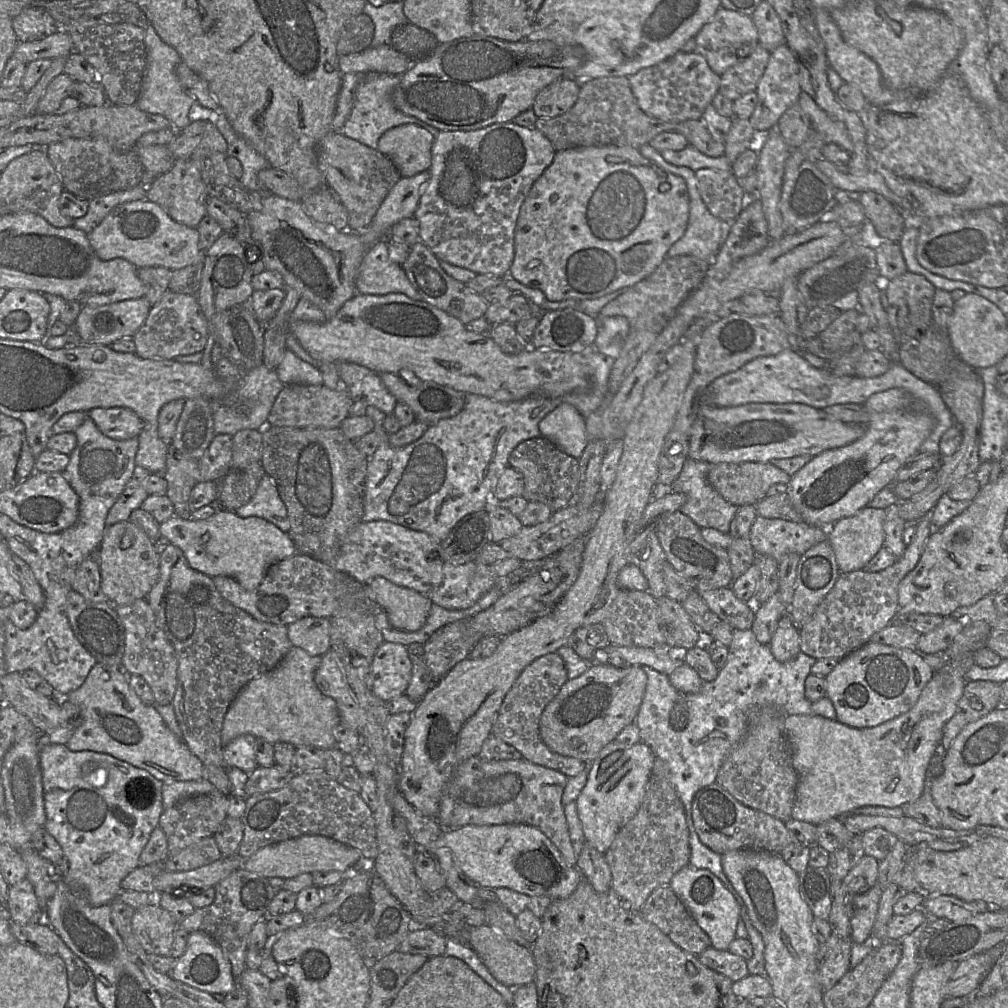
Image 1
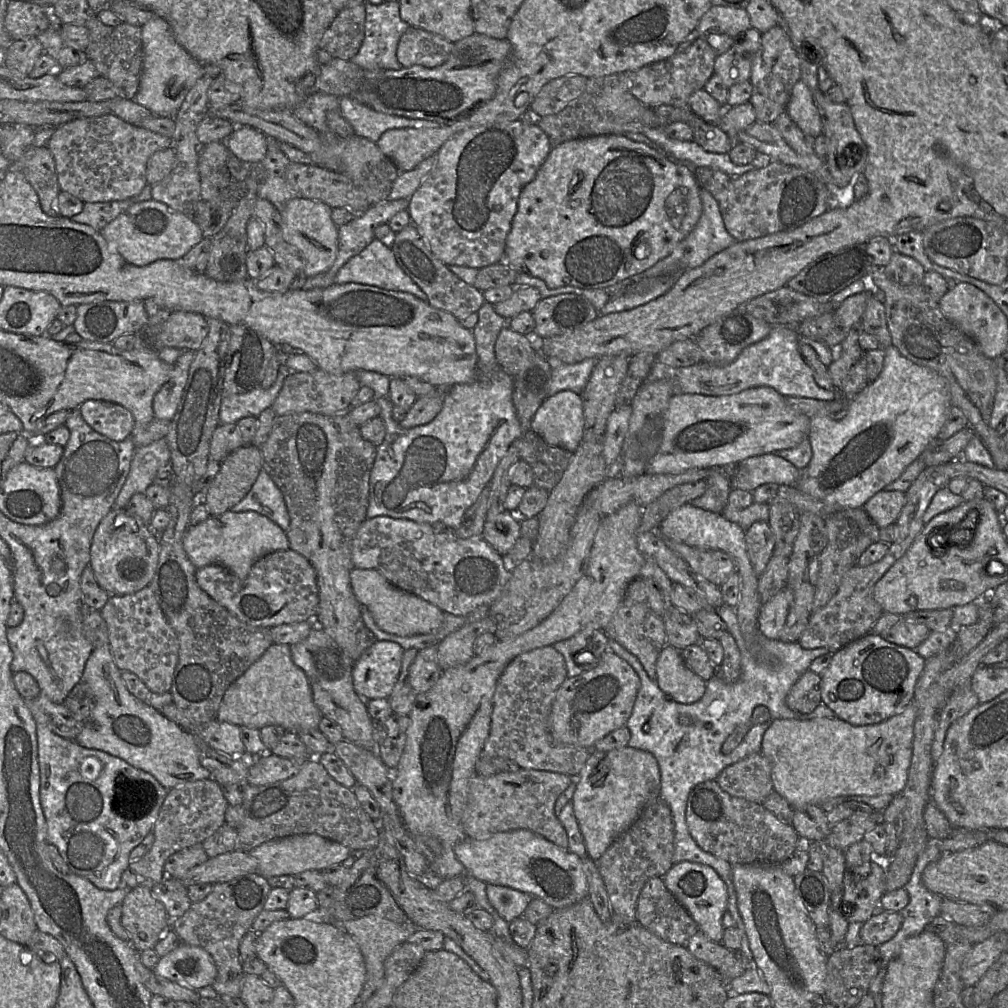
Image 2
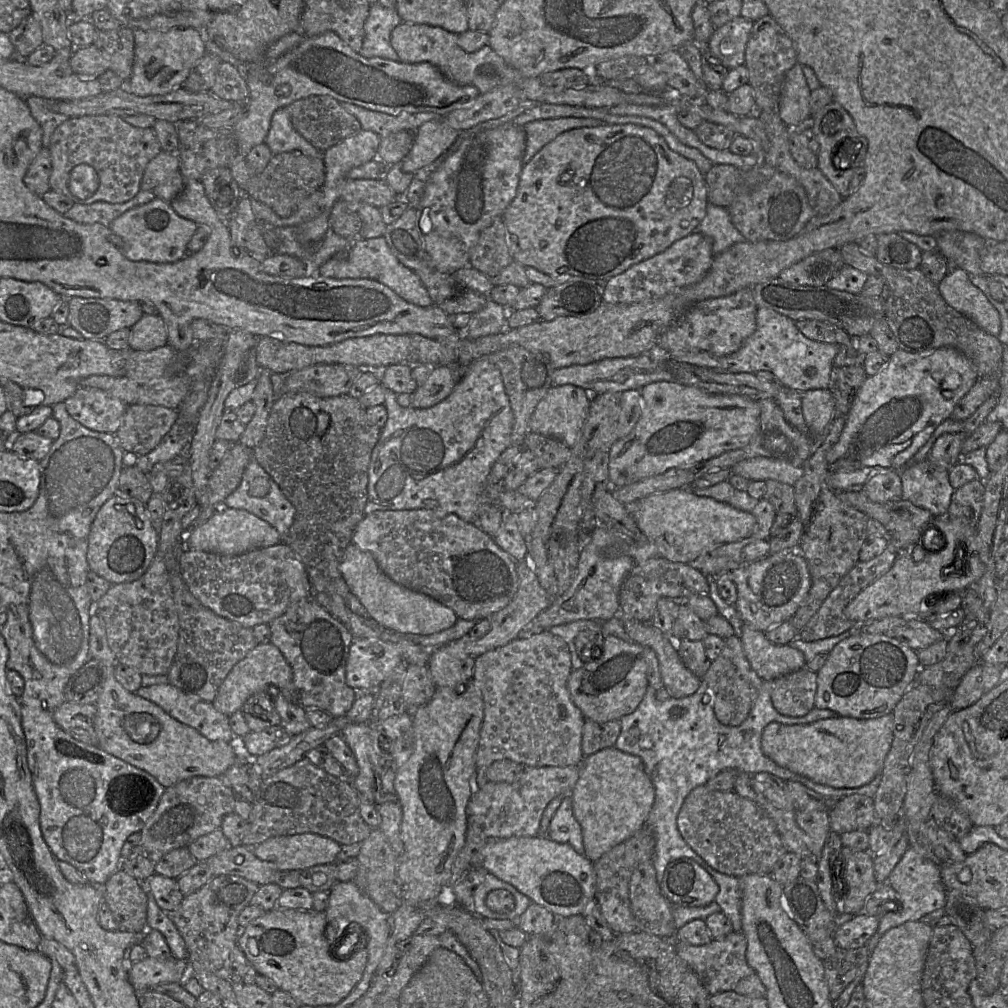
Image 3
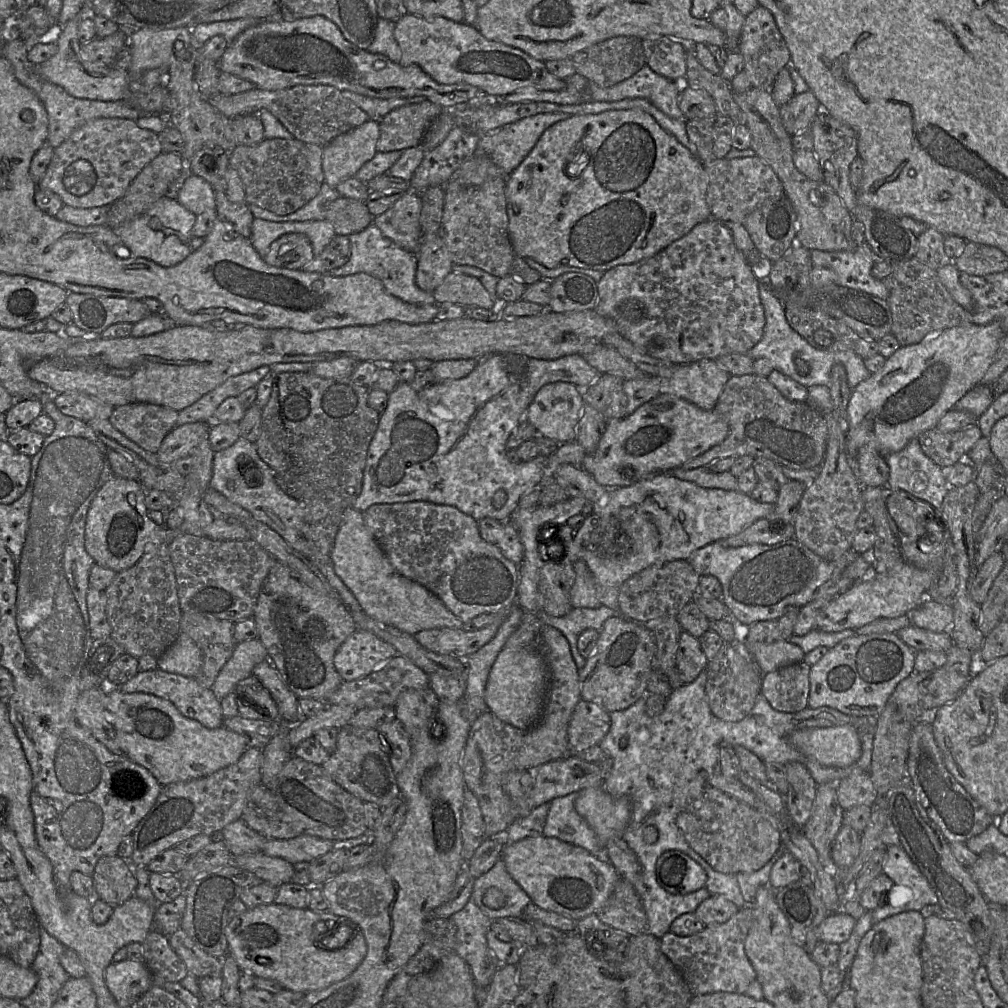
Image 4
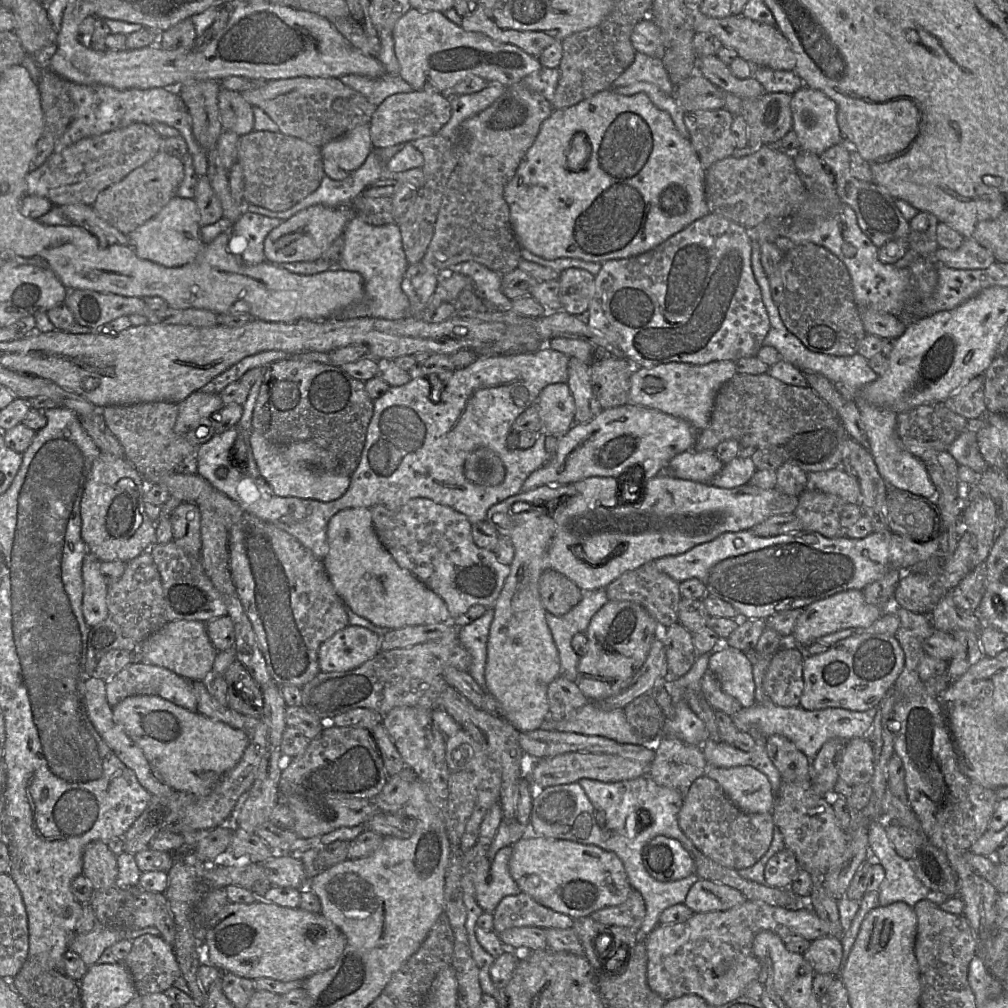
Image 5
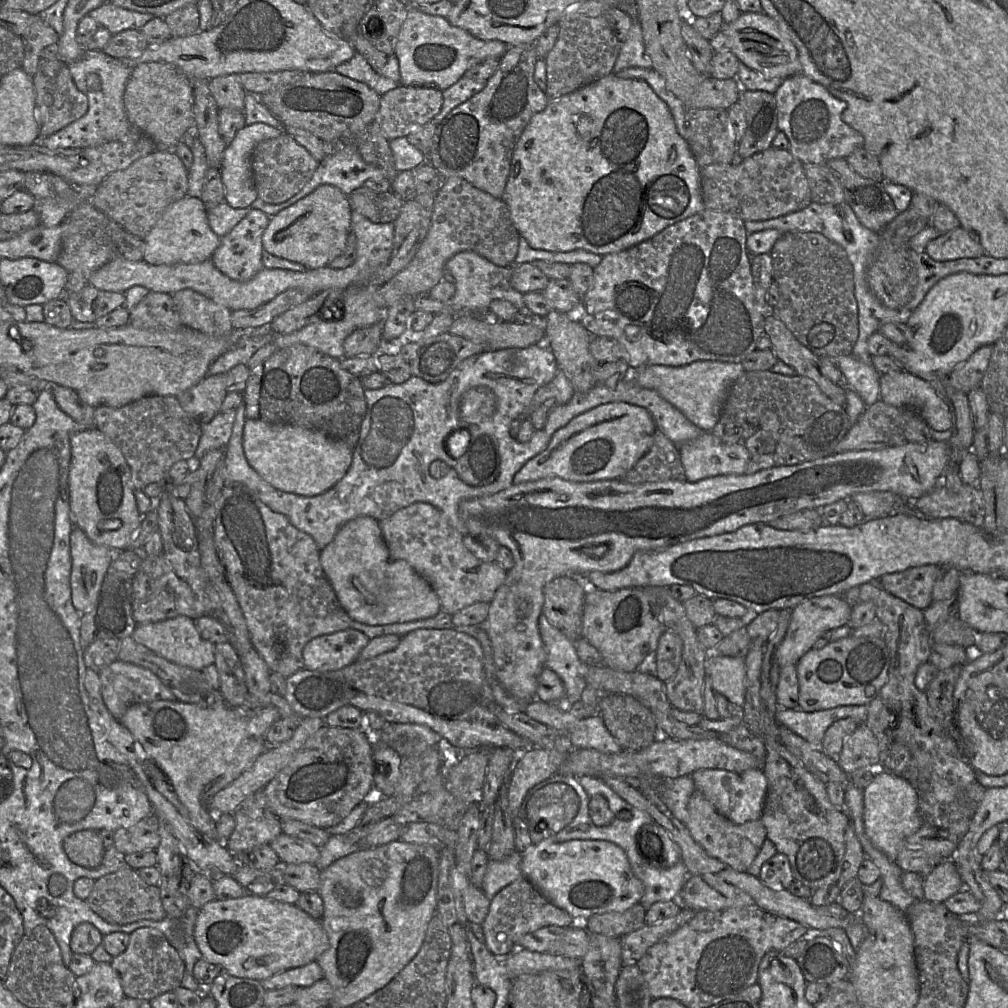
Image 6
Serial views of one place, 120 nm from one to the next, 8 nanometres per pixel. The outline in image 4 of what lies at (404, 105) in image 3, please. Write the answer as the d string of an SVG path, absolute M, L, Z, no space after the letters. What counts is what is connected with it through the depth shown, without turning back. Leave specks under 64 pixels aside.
M312 16L294 21L279 18L263 20L247 28L227 45L217 61L220 72L226 72L248 80L255 88L280 90L296 85L329 85L340 91L351 91L381 99L423 97L444 109L476 99L478 88L470 84L439 84L418 65L402 67L382 54L372 54L347 41L332 21L323 16Z

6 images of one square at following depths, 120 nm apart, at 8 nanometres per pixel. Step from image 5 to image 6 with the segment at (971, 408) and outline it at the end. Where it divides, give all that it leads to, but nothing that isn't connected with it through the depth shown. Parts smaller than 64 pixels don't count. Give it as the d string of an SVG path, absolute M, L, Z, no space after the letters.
M983 345L967 360L957 364L947 376L947 383L965 394L981 387L981 381L993 352L993 345Z

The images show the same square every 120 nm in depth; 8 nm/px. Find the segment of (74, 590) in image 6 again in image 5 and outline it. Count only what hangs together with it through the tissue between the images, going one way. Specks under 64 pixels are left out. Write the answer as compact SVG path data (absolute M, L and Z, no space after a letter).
M88 553L82 564L83 600L82 611L90 629L109 617L107 608L108 585L100 571L101 561Z

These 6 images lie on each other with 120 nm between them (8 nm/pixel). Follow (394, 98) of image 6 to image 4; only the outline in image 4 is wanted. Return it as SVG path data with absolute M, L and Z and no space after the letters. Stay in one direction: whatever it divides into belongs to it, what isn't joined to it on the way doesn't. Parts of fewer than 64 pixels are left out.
M429 100L392 110L379 122L377 151L404 151L420 145L430 125L443 110Z

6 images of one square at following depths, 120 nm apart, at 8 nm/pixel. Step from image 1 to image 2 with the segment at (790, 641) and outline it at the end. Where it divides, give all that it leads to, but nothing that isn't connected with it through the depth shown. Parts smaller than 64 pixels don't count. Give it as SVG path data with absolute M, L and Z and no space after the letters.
M786 586L769 601L761 605L758 623L760 631L767 638L771 640L779 639L779 635L786 624L793 601L794 594L790 587Z

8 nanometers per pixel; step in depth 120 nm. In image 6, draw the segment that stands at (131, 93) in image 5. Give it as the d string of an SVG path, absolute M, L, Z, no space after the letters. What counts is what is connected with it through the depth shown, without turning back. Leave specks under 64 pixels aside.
M86 50L76 61L67 64L76 88L88 100L87 112L58 132L39 138L41 145L49 149L97 147L122 138L130 129L124 93L132 68L125 60L107 55L102 50Z

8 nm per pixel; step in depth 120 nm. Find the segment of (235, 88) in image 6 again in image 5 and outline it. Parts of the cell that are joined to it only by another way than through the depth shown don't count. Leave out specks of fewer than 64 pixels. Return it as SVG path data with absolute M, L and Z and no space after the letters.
M221 87L218 94L220 118L224 130L244 136L254 130L252 106L240 92Z

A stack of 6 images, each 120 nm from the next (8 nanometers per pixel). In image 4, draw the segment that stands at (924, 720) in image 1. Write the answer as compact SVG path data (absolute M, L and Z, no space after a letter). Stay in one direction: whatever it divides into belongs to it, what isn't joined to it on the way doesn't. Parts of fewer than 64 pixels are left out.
M848 724L796 730L789 736L789 743L804 756L826 767L852 767L862 755L860 734Z

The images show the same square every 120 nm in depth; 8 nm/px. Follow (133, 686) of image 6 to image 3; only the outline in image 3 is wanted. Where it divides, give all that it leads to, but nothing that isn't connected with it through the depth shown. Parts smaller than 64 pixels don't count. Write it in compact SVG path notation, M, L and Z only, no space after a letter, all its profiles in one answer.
M169 683L142 686L135 694L156 704L177 721L196 729L208 740L231 743L234 737L240 737L234 735L229 725L229 717L217 711L212 702L206 702L195 695L186 694Z

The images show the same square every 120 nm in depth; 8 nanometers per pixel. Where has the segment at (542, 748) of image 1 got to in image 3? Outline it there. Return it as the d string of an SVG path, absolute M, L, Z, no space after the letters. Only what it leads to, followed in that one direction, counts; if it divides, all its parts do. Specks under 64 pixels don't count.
M549 630L532 635L528 638L517 638L507 645L475 658L474 671L471 681L480 690L484 708L484 717L480 730L480 740L476 753L475 790L480 789L487 784L488 778L486 777L486 771L493 762L499 760L510 760L519 763L524 767L580 767L584 759L584 754L582 752L582 729L585 719L580 709L573 703L567 688L567 681L572 671L573 668L568 645L562 638L553 635Z

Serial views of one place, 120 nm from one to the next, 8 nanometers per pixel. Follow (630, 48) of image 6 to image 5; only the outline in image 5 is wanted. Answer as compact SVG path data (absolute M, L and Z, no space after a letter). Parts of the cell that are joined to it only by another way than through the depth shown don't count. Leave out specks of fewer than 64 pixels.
M637 52L633 63L614 81L613 89L637 82L649 82L668 95L674 95L675 87L659 58Z

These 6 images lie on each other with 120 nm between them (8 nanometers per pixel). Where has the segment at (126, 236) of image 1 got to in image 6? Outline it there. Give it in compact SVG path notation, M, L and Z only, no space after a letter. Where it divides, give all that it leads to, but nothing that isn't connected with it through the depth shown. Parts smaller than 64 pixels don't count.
M185 196L167 207L143 242L144 262L152 265L174 265L201 263L211 259L221 238L209 226L208 209L201 199Z

